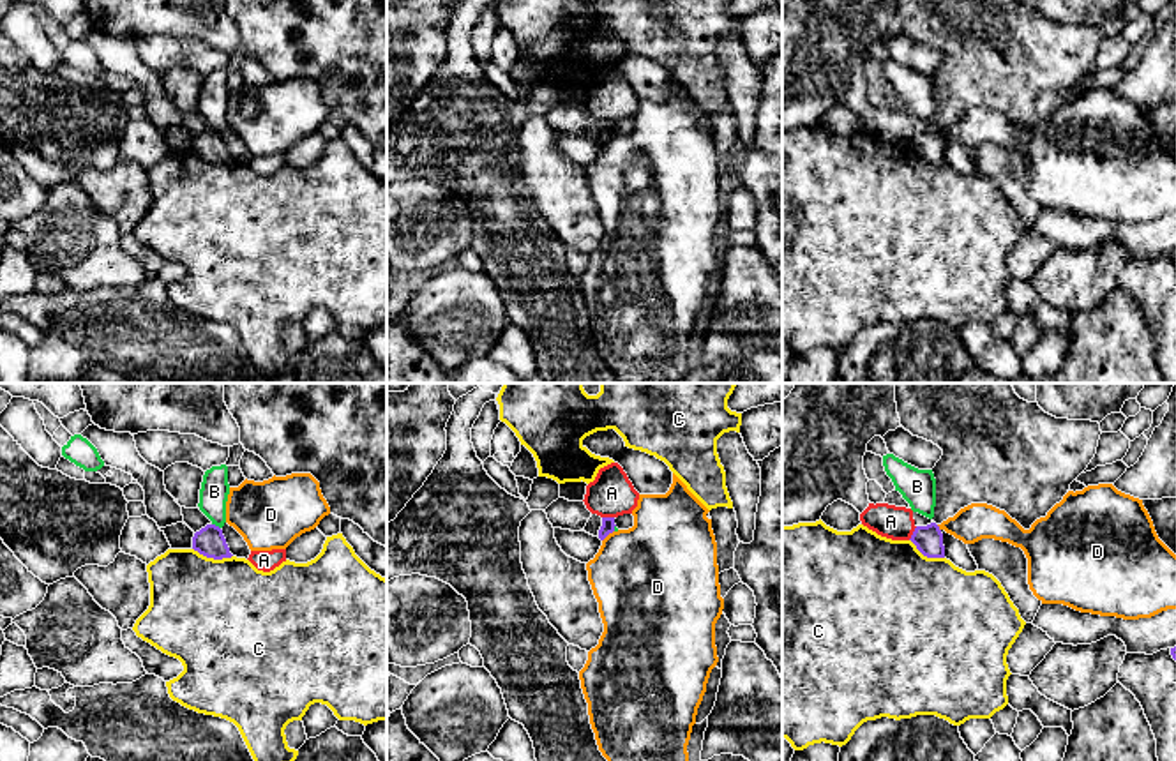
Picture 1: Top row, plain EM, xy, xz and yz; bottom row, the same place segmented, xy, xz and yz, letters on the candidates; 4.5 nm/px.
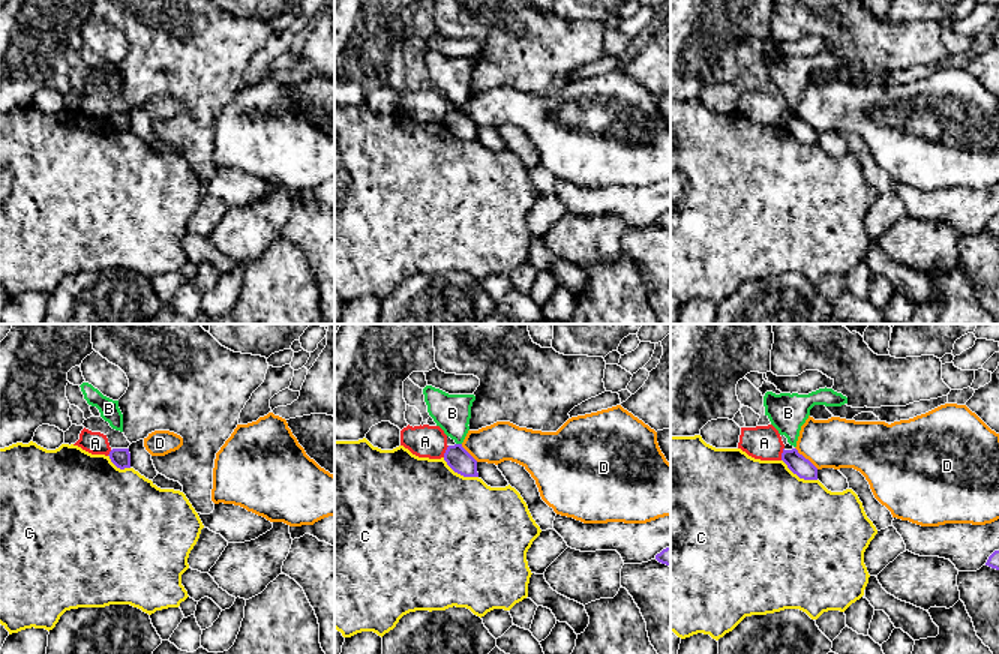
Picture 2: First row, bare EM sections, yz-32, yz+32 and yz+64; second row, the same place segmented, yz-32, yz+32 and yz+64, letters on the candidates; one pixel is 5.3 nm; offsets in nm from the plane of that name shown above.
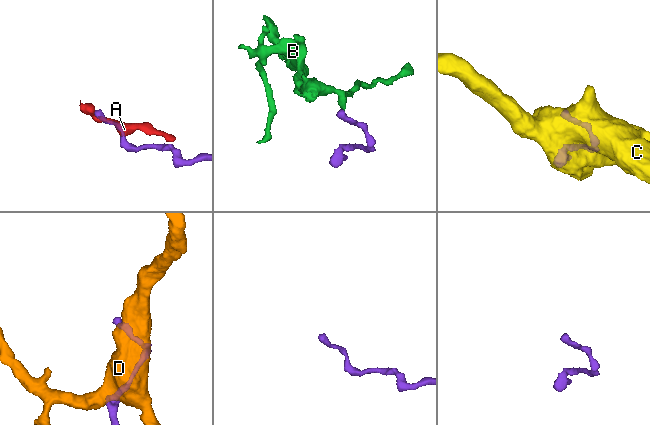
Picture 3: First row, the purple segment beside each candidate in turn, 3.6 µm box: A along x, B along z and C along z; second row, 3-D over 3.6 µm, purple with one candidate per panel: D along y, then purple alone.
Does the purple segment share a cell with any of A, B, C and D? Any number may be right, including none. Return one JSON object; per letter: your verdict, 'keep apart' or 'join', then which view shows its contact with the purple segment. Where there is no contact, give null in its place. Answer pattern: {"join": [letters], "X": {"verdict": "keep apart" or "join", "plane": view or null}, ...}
{"join": [], "A": {"verdict": "keep apart", "plane": "yz"}, "B": {"verdict": "keep apart", "plane": "xy"}, "C": {"verdict": "keep apart", "plane": "xy"}, "D": {"verdict": "keep apart", "plane": "xz"}}

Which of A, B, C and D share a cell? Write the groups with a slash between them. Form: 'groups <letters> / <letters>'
groups A / B / C / D

